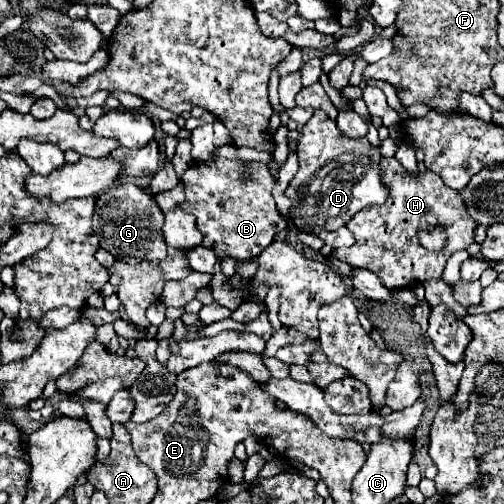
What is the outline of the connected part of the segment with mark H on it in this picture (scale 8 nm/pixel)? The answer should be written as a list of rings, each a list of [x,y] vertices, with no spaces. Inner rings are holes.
[[[381,158],[381,176],[391,188],[387,202],[383,206],[371,206],[357,212],[347,222],[347,228],[353,232],[357,242],[351,248],[335,250],[333,256],[351,264],[353,268],[371,270],[389,290],[407,286],[415,288],[425,280],[441,278],[447,258],[455,250],[467,248],[475,238],[477,224],[463,208],[463,198],[453,188],[447,188],[441,176],[435,176],[435,172],[425,170],[411,174],[397,158]],[[437,224],[445,226],[447,230],[447,246],[443,252],[429,252],[419,244],[417,230],[433,228]]]

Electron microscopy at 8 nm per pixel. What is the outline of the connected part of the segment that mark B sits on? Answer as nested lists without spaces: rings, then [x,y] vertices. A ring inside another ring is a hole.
[[[211,156],[203,162],[193,162],[181,176],[181,182],[185,188],[185,200],[179,206],[195,216],[197,228],[203,234],[203,246],[211,248],[219,258],[231,256],[235,260],[247,260],[259,256],[263,248],[271,244],[273,236],[285,230],[287,226],[285,218],[279,216],[275,200],[271,196],[275,176],[271,174],[271,168],[265,162],[237,162],[221,156]]]

